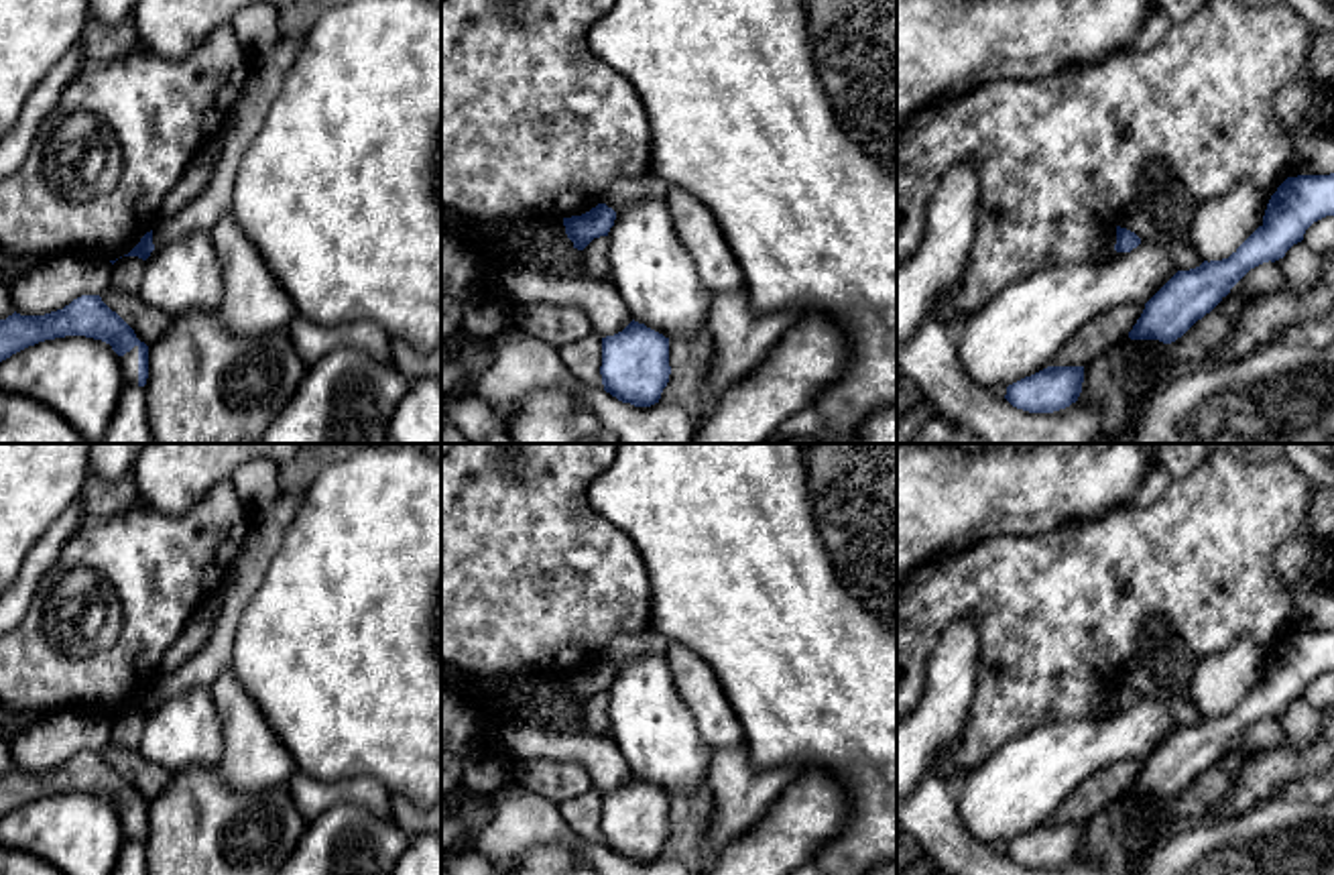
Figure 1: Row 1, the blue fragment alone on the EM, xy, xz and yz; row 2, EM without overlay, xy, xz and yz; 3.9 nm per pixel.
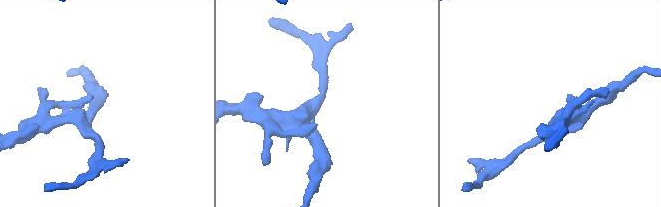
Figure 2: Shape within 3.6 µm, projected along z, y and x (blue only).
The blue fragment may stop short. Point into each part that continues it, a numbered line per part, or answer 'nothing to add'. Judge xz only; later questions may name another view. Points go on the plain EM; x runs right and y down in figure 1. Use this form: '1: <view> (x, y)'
nothing to add

